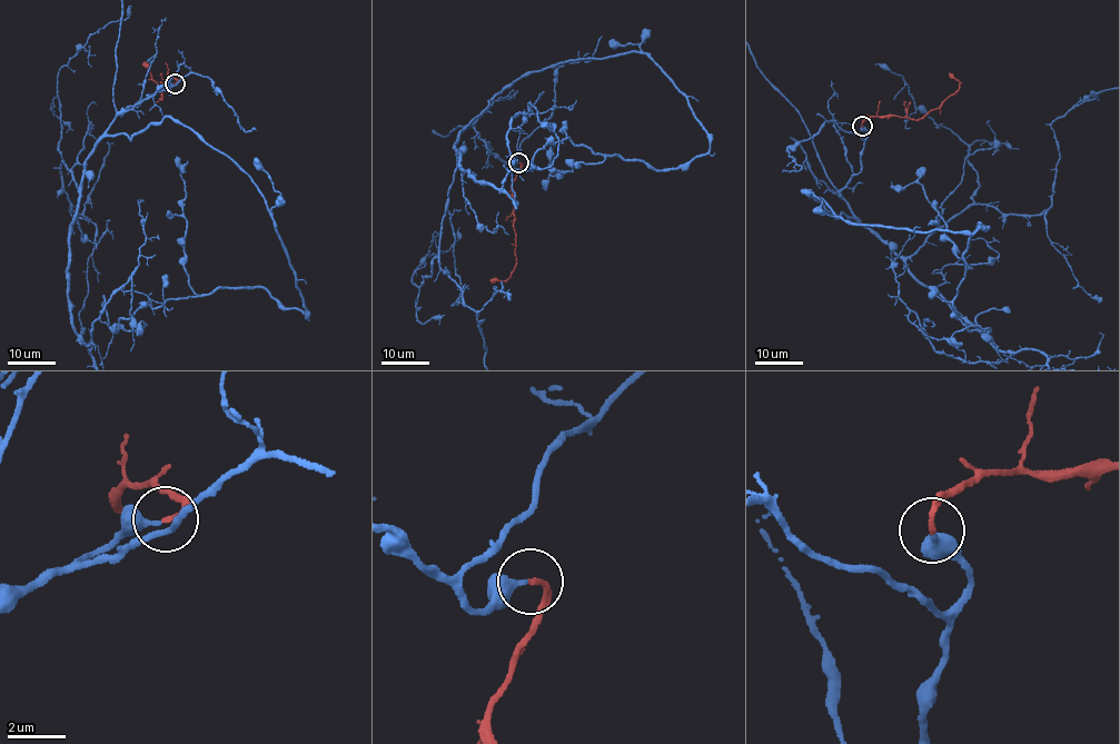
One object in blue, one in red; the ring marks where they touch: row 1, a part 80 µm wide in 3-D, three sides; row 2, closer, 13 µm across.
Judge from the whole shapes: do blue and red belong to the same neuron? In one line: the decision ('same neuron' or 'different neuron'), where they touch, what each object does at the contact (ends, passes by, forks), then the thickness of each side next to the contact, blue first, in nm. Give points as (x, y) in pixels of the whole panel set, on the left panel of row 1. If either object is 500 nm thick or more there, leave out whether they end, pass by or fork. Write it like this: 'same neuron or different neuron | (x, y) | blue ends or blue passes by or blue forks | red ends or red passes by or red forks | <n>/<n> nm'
same neuron | (175, 83) | blue ends | red ends | 300/180 nm

